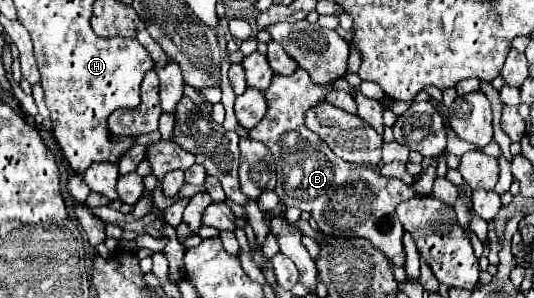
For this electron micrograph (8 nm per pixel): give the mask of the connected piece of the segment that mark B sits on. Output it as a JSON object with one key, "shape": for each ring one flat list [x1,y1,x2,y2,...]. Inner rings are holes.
{"shape":[[302,68,290,76,274,76,270,88,264,92,268,100,268,112,266,116,250,130,250,136,268,144,272,156,276,158,276,174,278,174,278,184,276,184,276,194,282,198,286,206,296,206,304,212,310,212,310,216,318,222,318,228,324,236,330,238,368,238,376,250,386,254,394,264,404,266,404,246,402,246,402,224,398,222,398,216,394,212,396,204,402,200,418,196,408,184,404,184,400,178,386,178,380,174,380,168,372,166,358,166,358,164,348,164,340,160,324,140,316,138,314,132,310,132,304,124,304,112,312,108,314,104,322,102,326,94,330,92,328,86,314,84]]}

